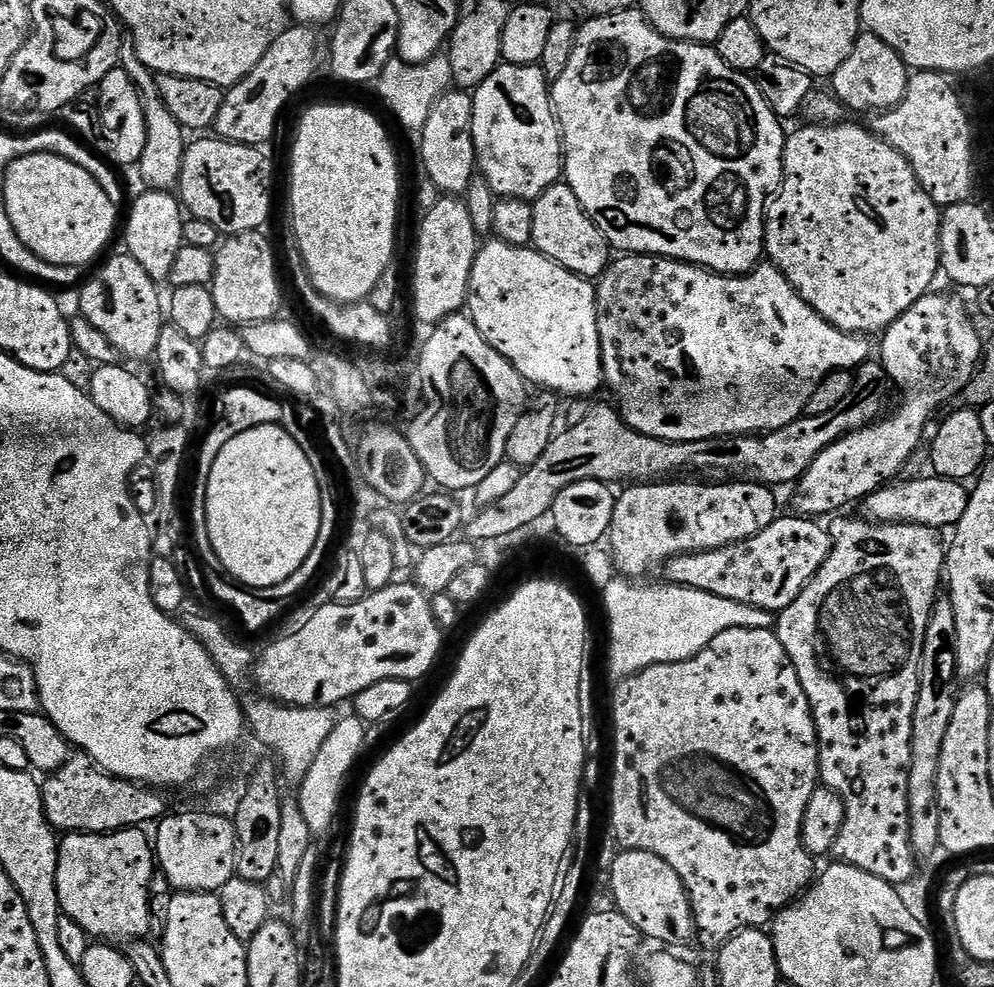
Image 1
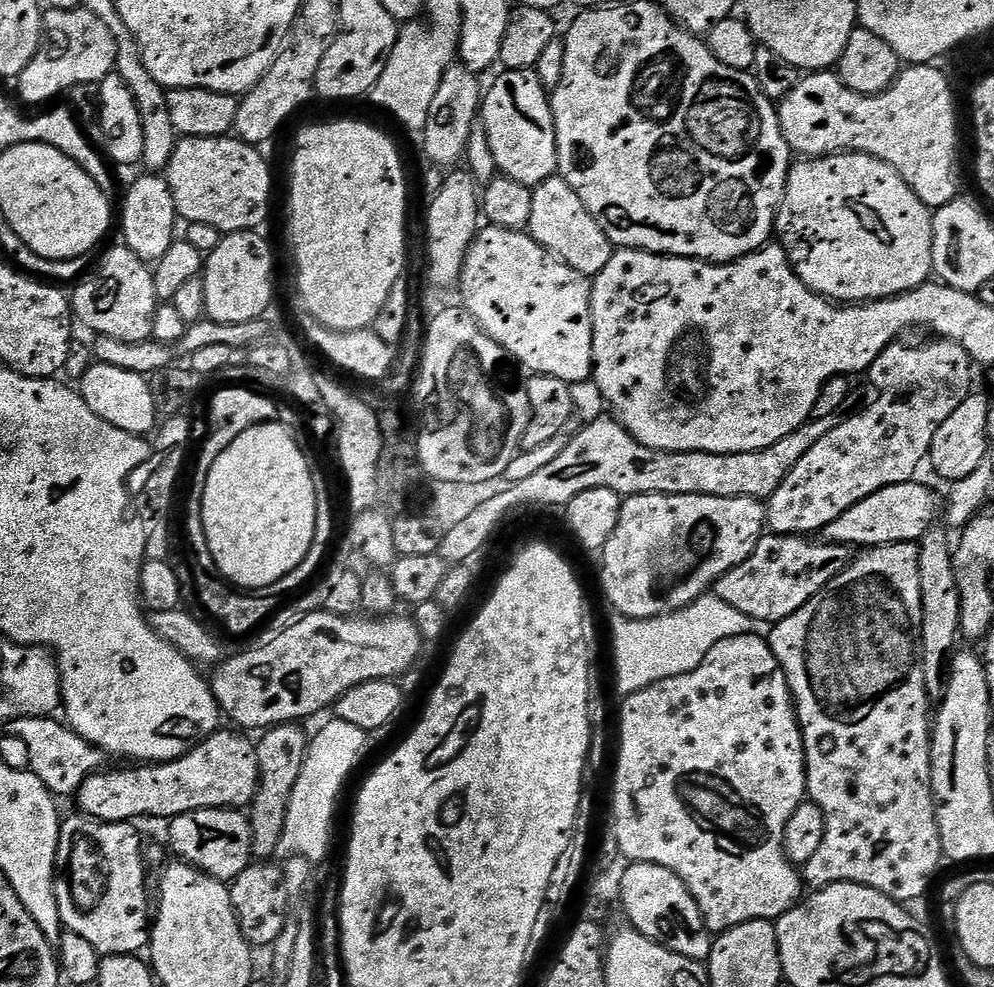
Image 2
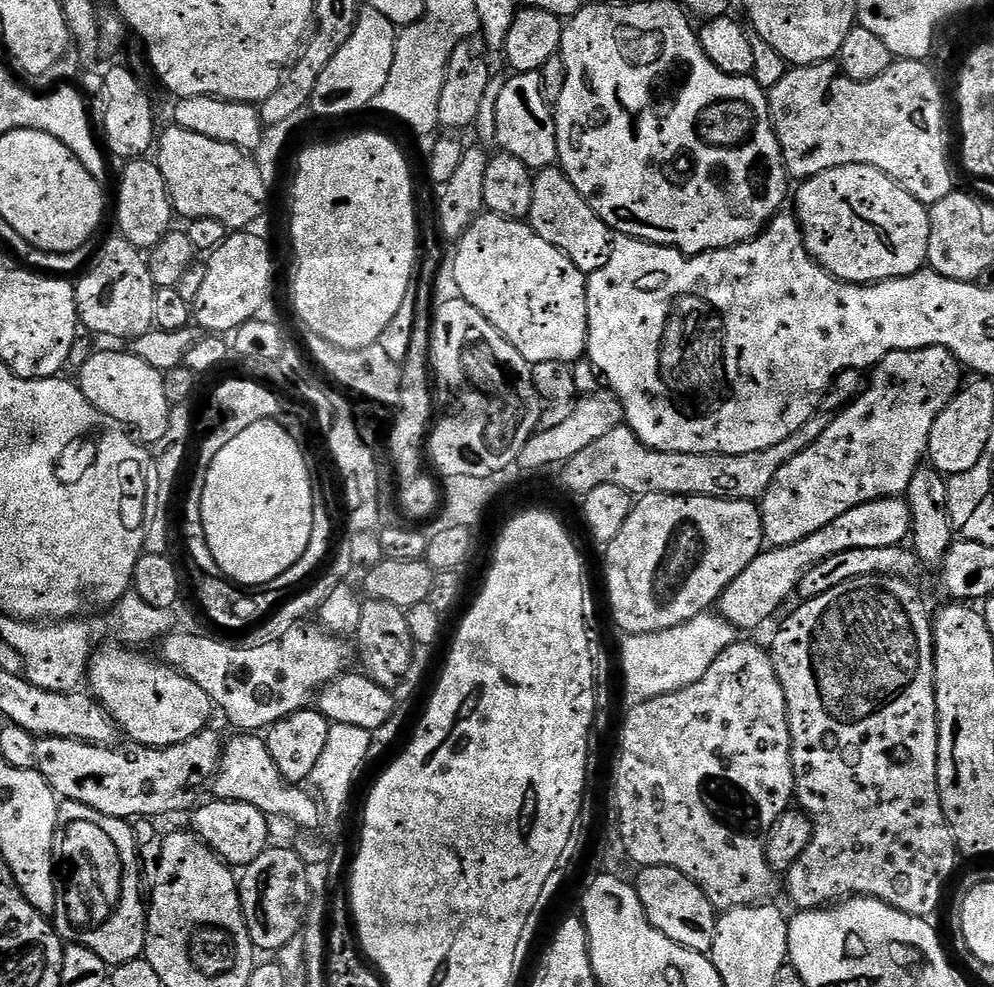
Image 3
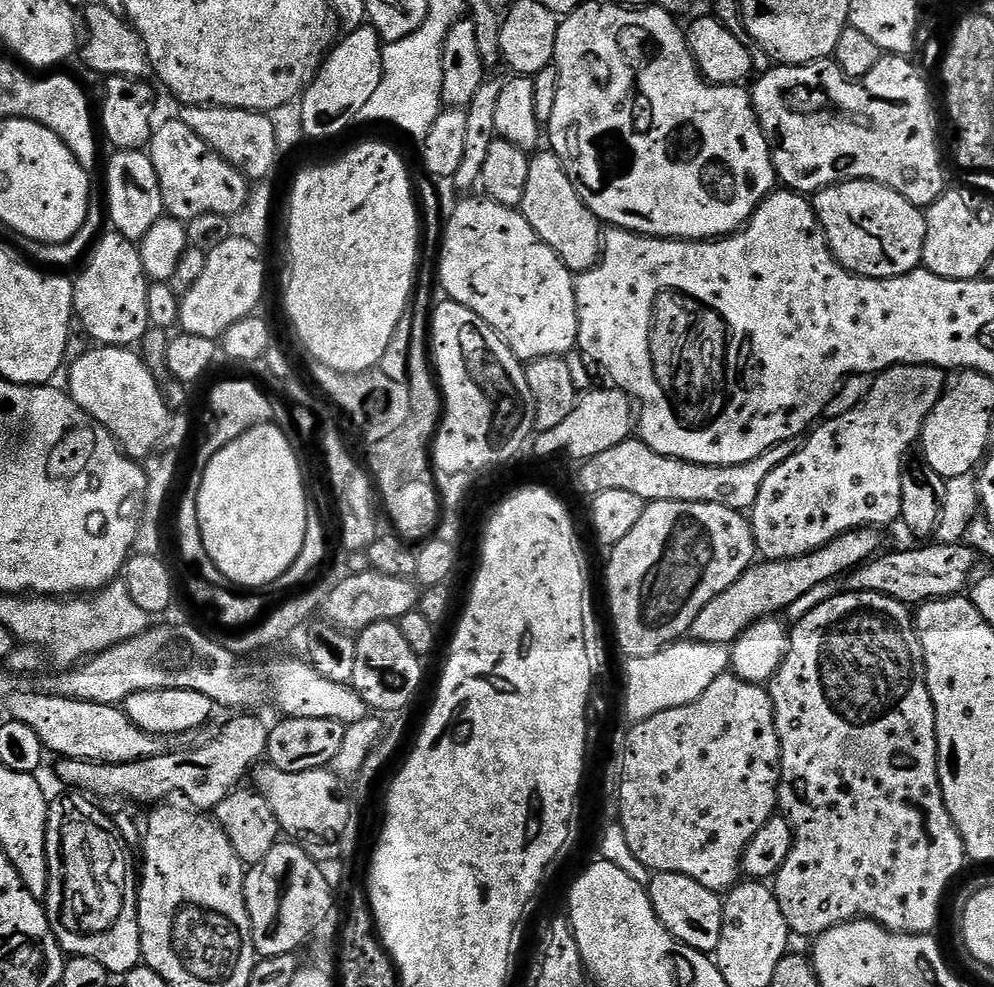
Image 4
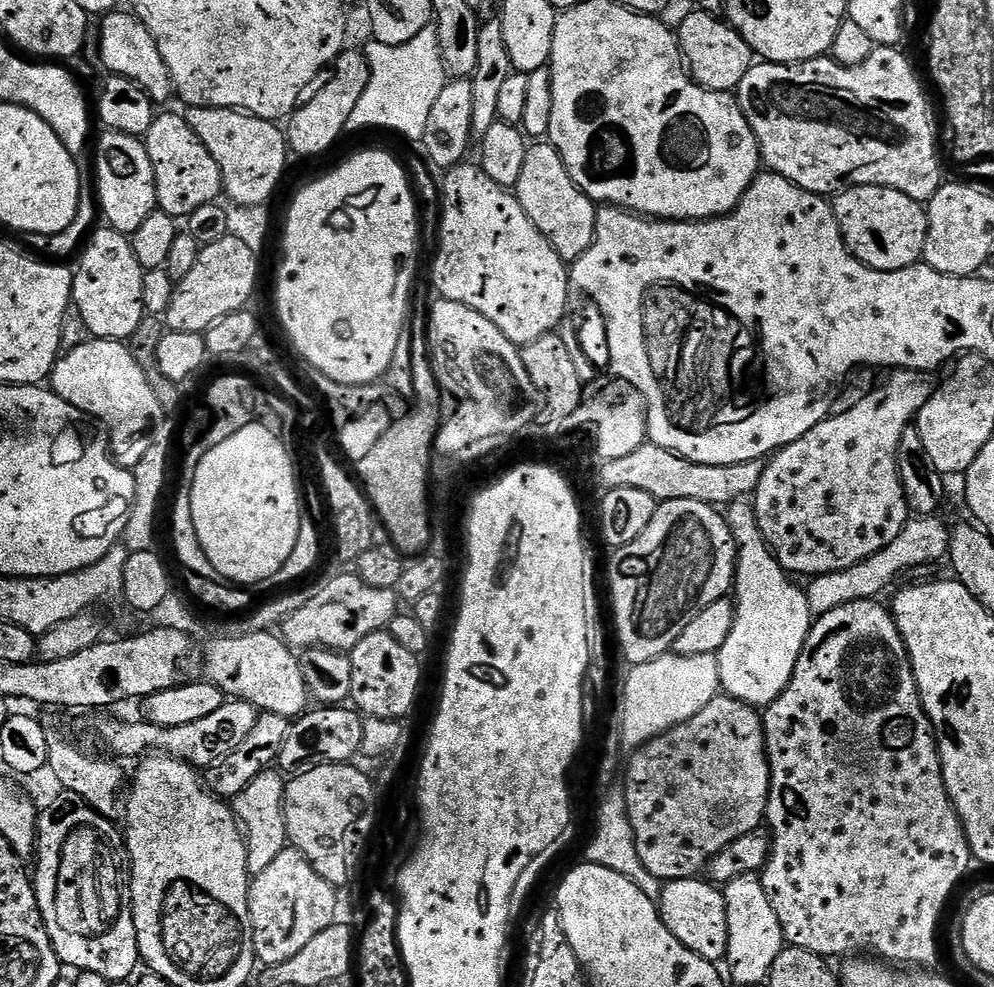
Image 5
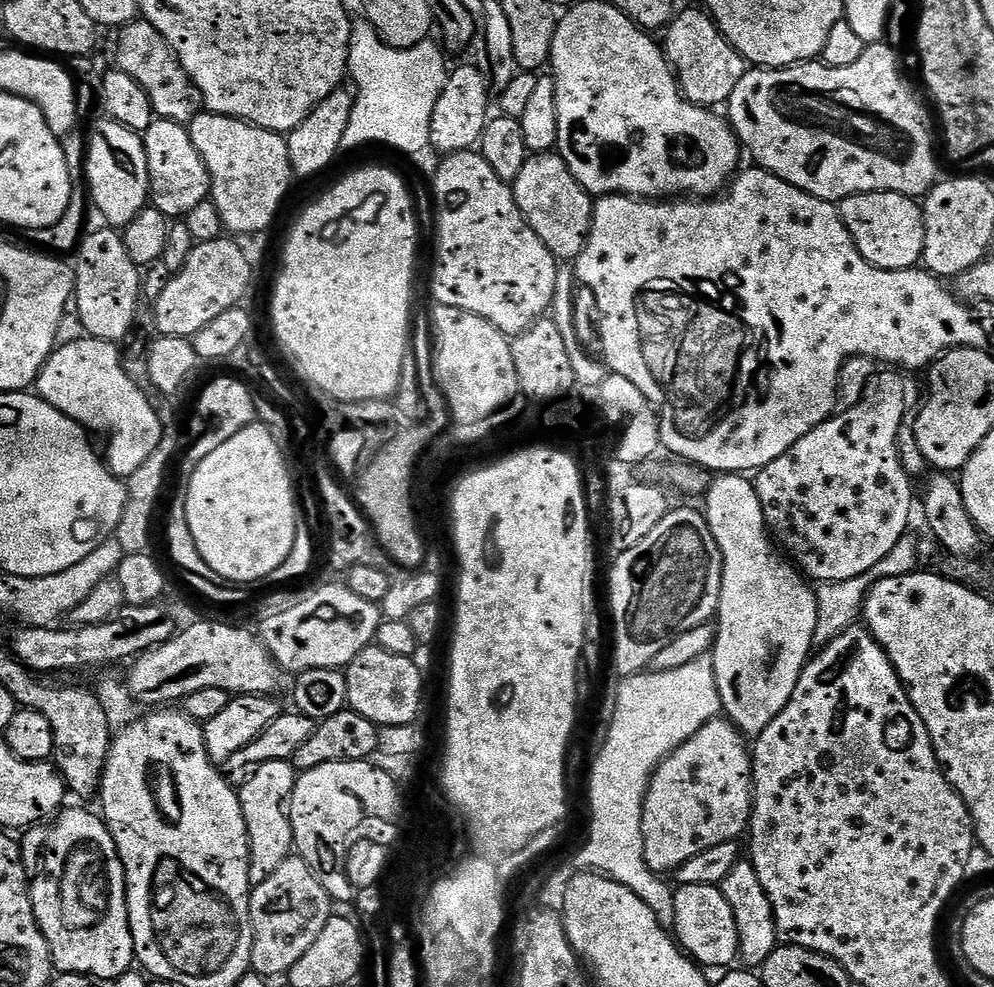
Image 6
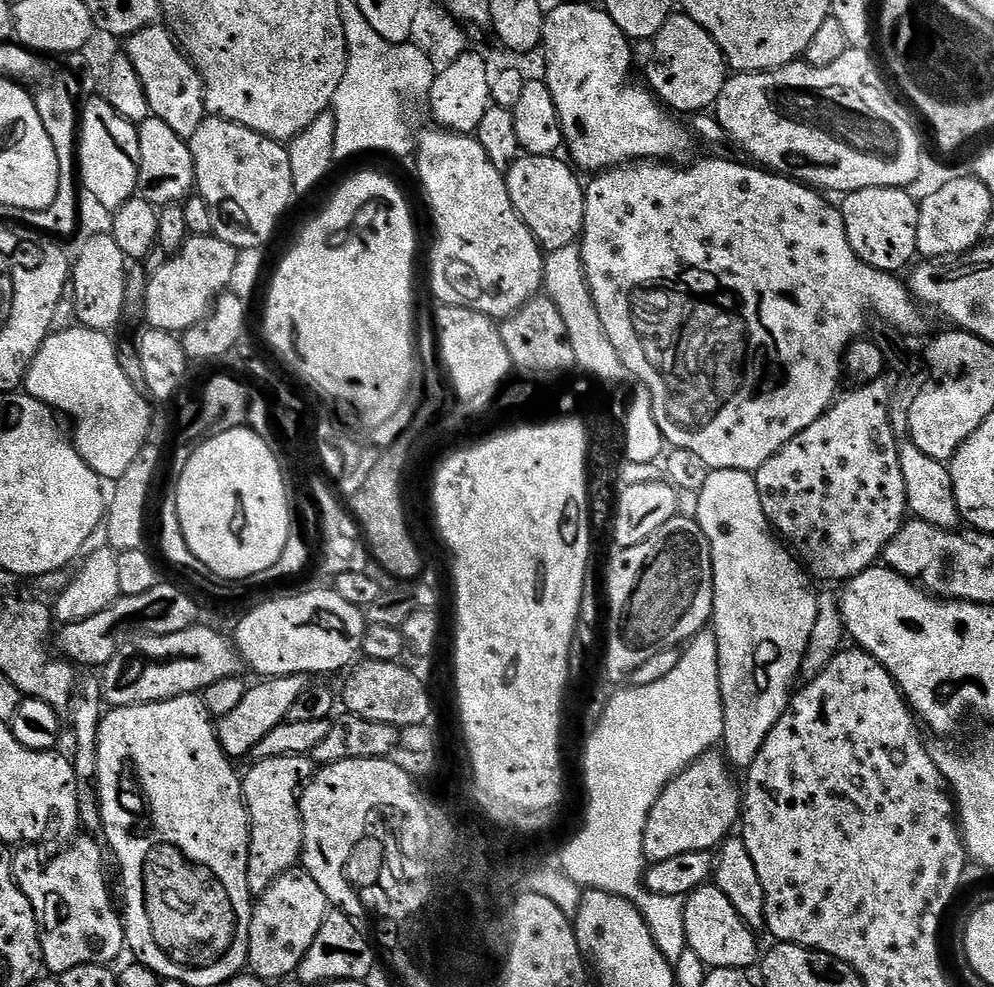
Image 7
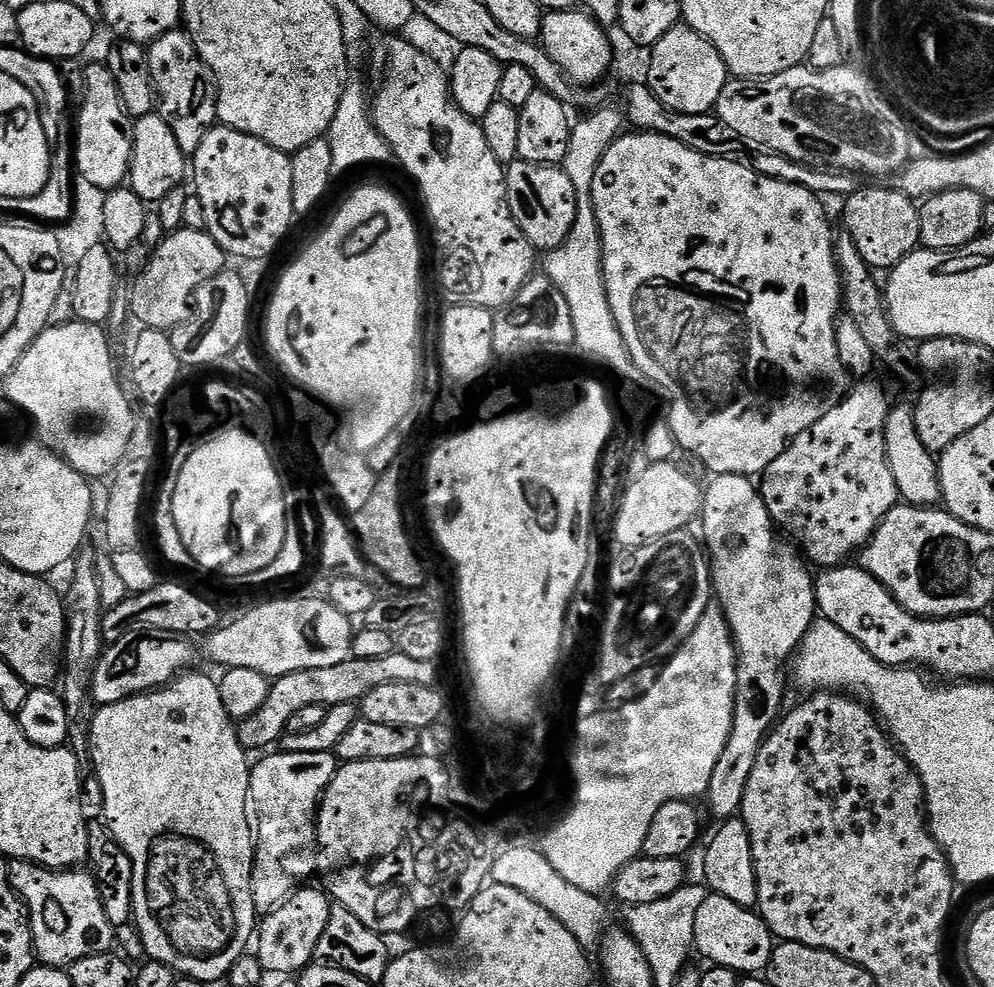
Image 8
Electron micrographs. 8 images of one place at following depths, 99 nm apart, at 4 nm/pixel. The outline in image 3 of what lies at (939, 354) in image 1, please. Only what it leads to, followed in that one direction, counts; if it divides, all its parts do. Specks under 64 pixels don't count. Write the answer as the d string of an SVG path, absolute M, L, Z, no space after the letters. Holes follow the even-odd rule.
M903 352L887 356L876 365L866 389L851 404L832 416L826 434L822 434L818 442L802 450L802 454L790 458L790 462L778 470L774 482L768 487L768 493L758 504L764 538L772 548L785 548L794 542L802 542L802 538L830 526L834 518L854 510L856 506L875 500L900 498L907 493L910 478L914 478L916 469L925 459L930 430L938 414L946 410L962 387L959 367L935 368L926 357L924 354Z

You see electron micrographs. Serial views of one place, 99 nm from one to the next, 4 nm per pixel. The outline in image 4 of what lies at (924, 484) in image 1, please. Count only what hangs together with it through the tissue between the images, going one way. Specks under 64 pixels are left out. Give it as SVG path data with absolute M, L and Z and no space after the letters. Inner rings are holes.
M855 528L805 556L753 563L740 575L738 582L722 590L718 598L706 602L702 614L694 618L691 639L711 644L735 644L736 639L752 624L775 617L780 611L783 613L792 602L809 593L814 586L835 581L835 576L843 577L853 568L859 568L873 559L881 551L880 535L882 532L878 528Z

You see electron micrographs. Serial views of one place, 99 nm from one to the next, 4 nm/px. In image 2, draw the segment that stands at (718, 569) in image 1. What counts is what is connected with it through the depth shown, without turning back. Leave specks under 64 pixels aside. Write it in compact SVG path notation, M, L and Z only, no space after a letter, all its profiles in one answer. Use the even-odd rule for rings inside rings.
M765 534L754 546L750 558L720 576L714 585L714 594L722 602L734 606L734 610L751 616L753 621L760 623L761 620L767 626L774 626L779 620L802 610L802 606L840 574L853 558L853 549L846 544L830 544L804 534Z

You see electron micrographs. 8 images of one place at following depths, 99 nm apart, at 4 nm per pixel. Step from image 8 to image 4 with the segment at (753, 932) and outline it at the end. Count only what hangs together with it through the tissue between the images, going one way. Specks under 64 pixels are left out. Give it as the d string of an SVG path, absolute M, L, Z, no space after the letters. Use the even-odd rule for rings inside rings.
M673 872L655 873L647 890L658 918L675 940L705 954L715 953L724 925L724 901L717 893L706 890L706 886L694 882L694 878L686 878L686 874Z

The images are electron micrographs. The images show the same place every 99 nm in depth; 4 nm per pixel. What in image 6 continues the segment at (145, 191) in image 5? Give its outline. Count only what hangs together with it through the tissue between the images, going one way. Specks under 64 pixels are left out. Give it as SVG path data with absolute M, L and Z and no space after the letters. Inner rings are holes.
M107 118L92 124L86 151L86 188L91 203L104 215L103 223L109 228L122 230L134 220L149 203L148 163L144 138L126 126Z

